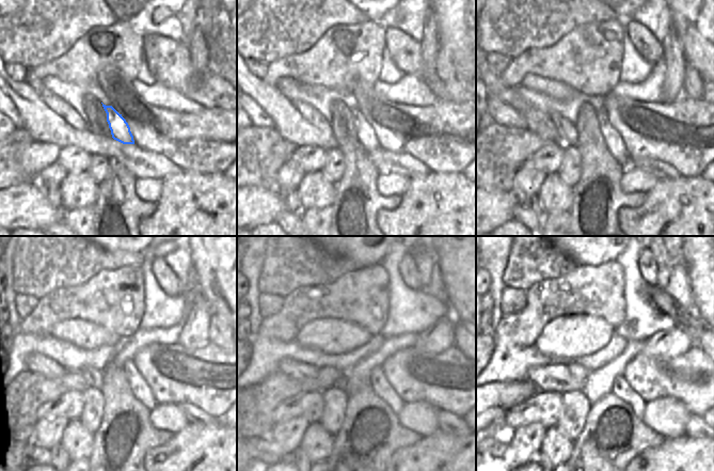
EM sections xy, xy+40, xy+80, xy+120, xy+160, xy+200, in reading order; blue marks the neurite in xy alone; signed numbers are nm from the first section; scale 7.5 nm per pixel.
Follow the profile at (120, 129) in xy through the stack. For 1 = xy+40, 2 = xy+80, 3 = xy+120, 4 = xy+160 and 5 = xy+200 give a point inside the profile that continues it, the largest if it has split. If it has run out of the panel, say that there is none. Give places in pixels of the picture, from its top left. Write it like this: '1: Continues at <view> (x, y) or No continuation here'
1: Continues at xy+40 (366, 135)
2: Continues at xy+80 (613, 139)
3: Continues at xy+120 (142, 391)
4: Continues at xy+160 (381, 387)
5: Continues at xy+200 (621, 388).

